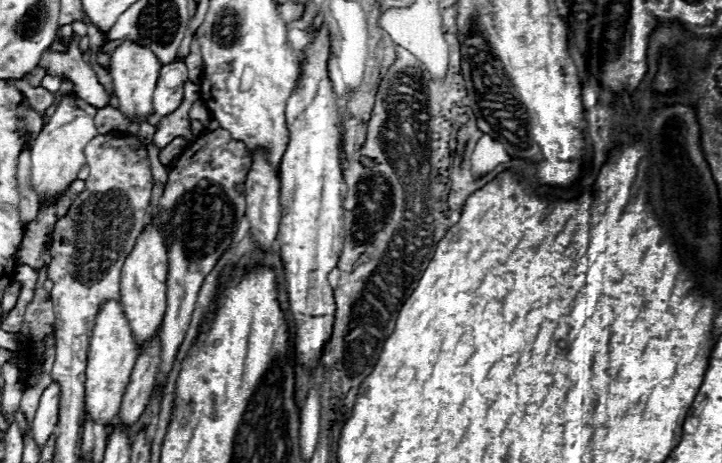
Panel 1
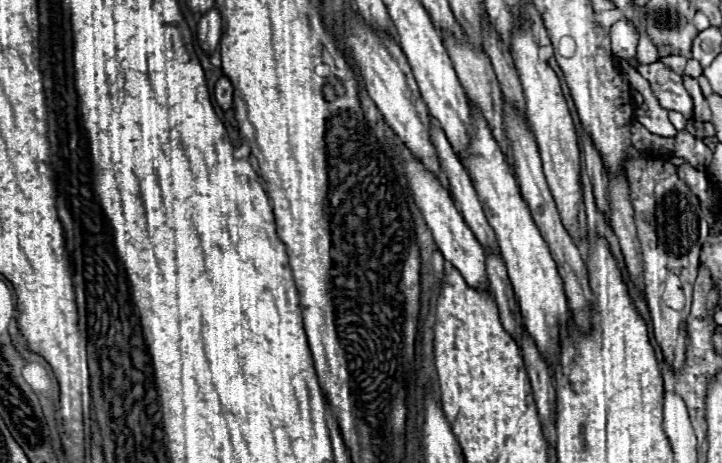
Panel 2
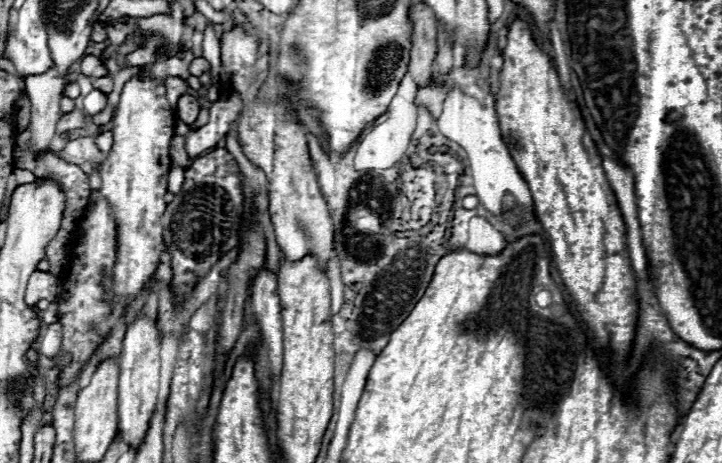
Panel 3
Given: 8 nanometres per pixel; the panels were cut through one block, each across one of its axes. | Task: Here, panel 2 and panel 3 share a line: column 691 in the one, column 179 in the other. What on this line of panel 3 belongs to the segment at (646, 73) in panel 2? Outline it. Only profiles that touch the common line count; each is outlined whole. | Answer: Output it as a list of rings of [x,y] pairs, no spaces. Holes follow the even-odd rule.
[[[182,94],[182,96],[178,98],[176,112],[178,112],[178,118],[180,118],[184,124],[196,122],[198,112],[200,112],[200,102],[198,102],[198,98],[194,98],[192,94]]]

